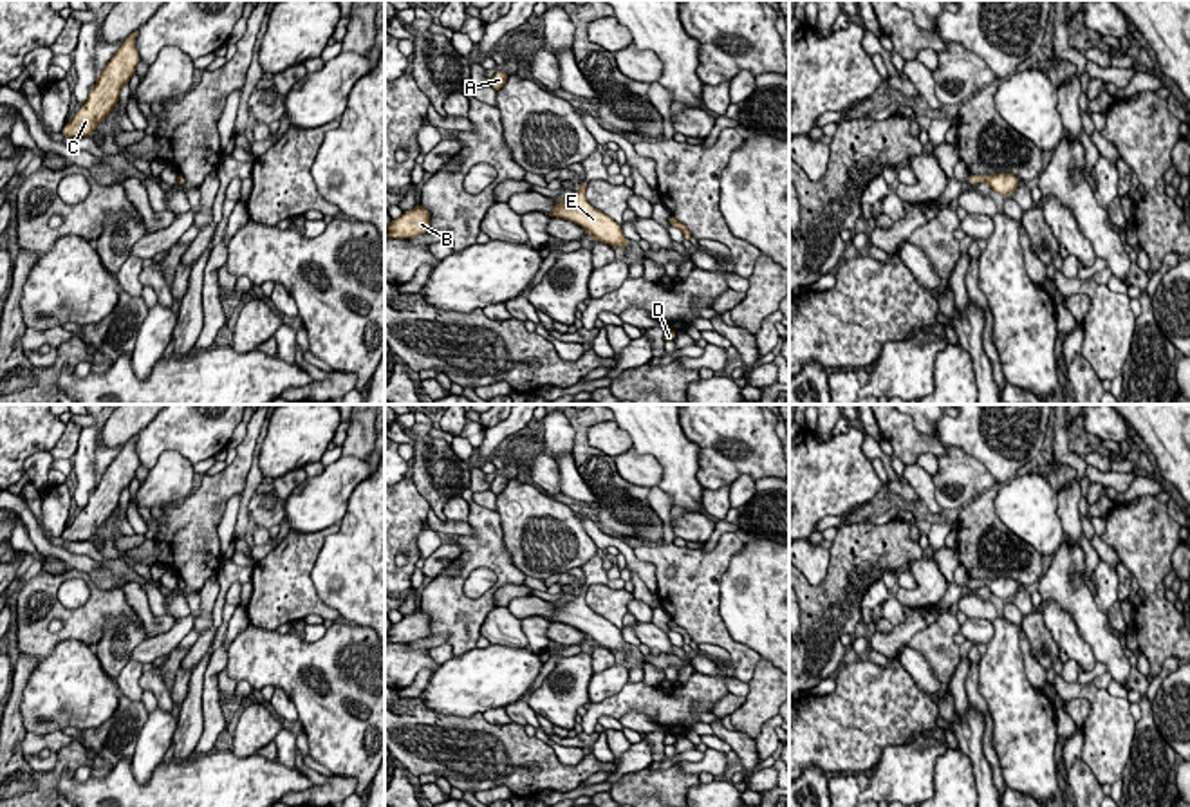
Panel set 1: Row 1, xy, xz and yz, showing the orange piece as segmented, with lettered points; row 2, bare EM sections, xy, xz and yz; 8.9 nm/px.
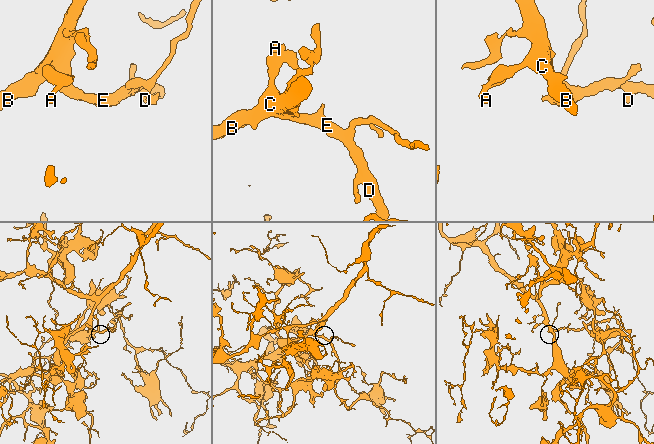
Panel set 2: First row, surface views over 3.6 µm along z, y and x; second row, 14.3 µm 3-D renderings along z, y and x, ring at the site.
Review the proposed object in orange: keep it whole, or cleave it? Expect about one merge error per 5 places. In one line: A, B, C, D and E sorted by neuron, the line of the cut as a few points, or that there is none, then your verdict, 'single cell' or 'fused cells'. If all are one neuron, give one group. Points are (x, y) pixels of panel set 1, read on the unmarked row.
A B C D E; no cut; single cell

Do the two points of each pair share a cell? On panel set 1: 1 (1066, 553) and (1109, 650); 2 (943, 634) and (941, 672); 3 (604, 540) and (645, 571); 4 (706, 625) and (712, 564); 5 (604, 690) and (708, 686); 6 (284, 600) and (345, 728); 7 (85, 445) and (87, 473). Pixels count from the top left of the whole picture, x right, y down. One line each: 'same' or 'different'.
1: same
2: same
3: same
4: same
5: different
6: different
7: same

